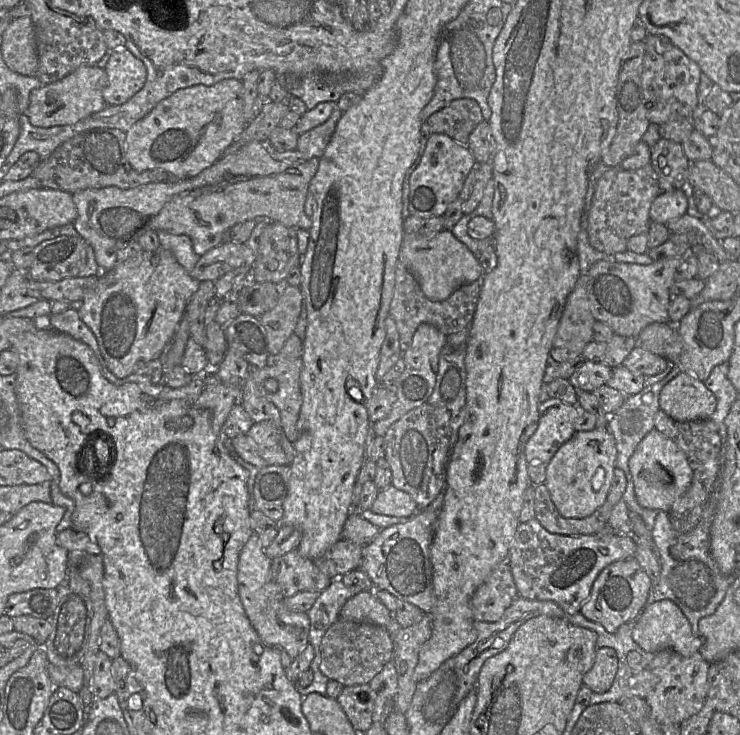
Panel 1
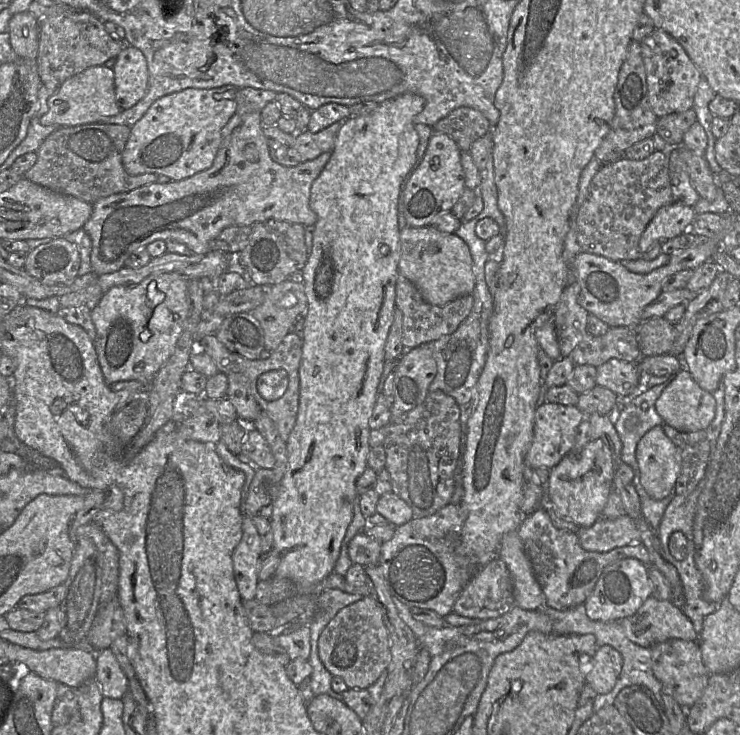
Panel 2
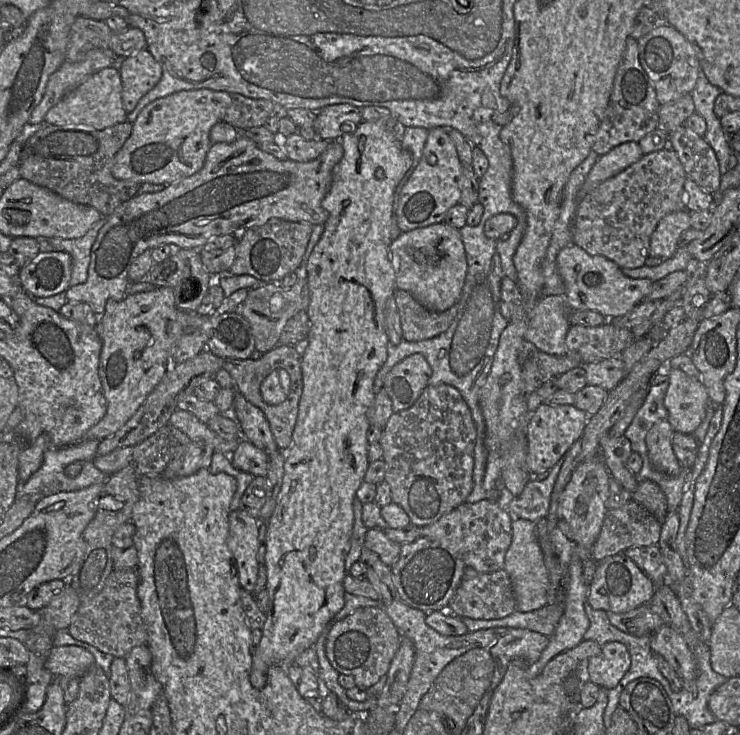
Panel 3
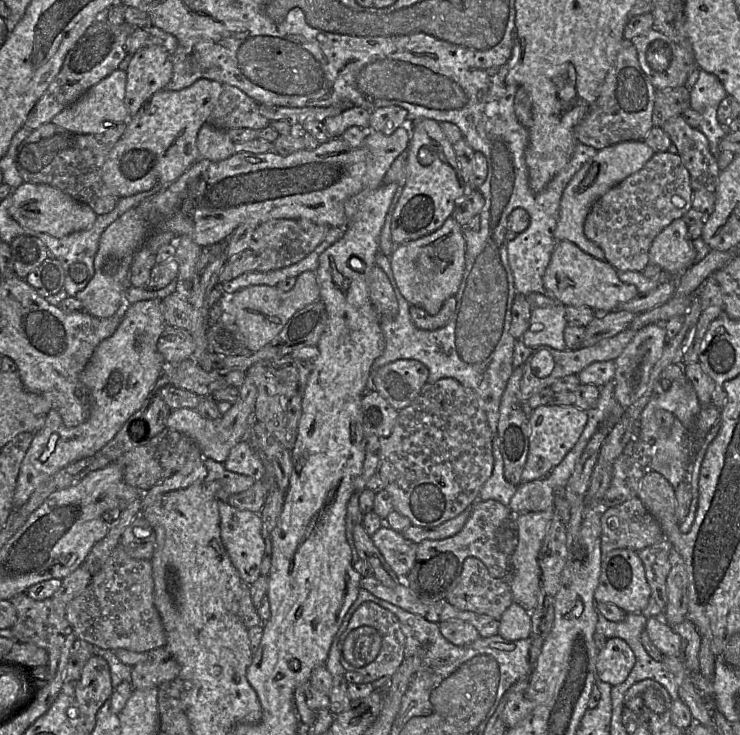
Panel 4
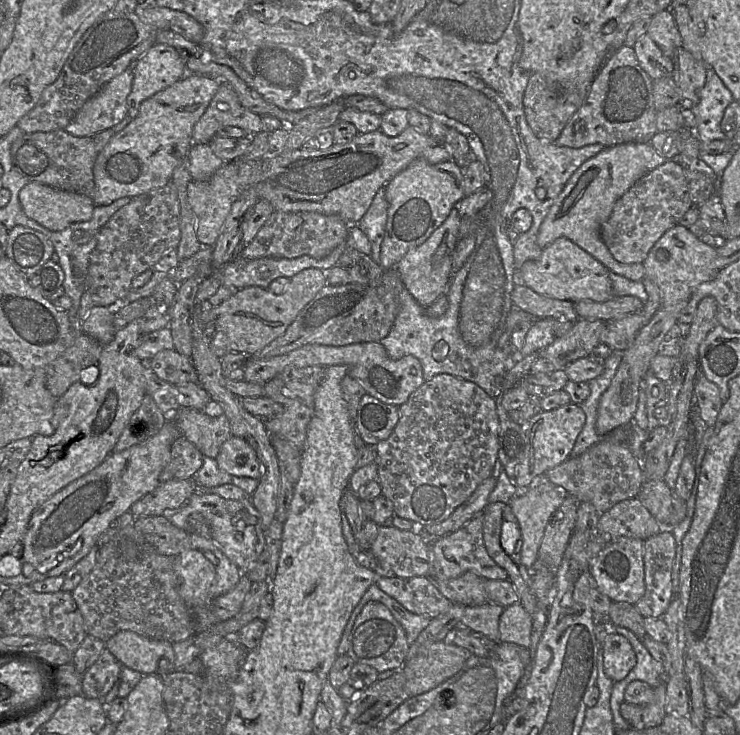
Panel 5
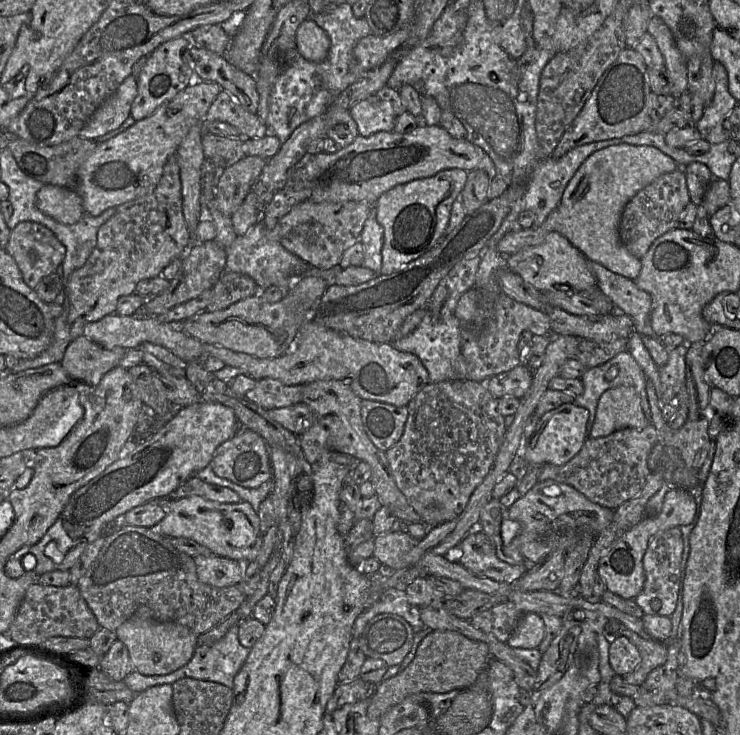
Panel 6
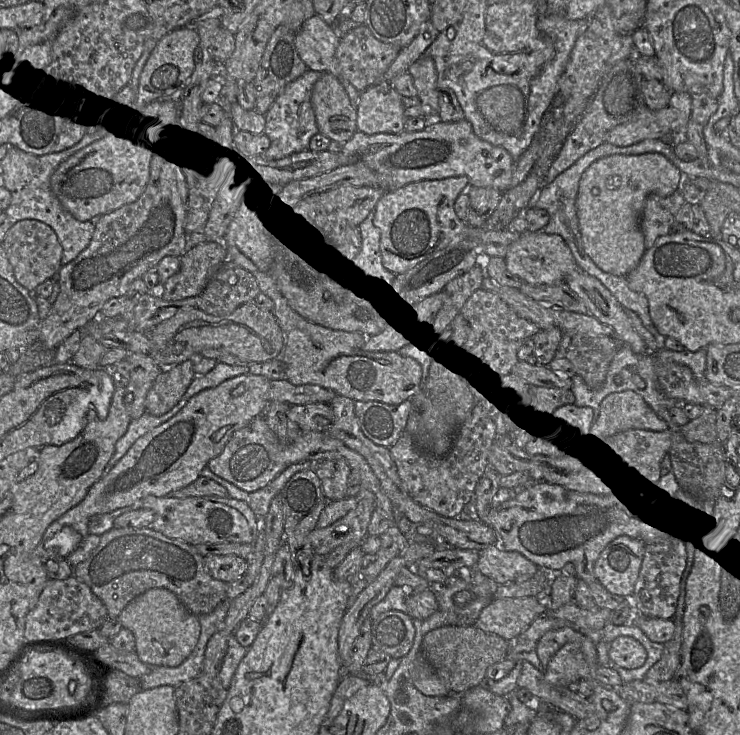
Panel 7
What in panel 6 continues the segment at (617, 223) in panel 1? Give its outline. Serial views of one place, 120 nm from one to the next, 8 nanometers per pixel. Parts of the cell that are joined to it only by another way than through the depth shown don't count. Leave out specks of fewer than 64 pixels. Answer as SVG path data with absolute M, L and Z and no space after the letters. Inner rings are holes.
M682 168L661 175L640 190L627 203L621 216L619 234L627 250L641 259L658 237L678 227L680 215L689 202L686 175Z

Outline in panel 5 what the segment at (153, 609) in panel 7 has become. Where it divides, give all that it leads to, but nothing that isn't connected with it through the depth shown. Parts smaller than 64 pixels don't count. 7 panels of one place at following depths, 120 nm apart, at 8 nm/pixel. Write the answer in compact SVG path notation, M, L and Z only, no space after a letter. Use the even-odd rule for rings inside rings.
M130 630L117 632L105 645L123 666L143 675L156 673L162 659L175 660L171 642L149 639Z

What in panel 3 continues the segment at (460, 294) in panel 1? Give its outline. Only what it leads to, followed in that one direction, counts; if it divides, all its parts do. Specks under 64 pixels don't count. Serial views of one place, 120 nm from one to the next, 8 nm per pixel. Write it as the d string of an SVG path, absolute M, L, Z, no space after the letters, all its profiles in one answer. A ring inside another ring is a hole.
M396 289L394 298L400 315L403 338L409 342L431 339L444 333L458 311L458 303L442 312L430 311L404 290Z

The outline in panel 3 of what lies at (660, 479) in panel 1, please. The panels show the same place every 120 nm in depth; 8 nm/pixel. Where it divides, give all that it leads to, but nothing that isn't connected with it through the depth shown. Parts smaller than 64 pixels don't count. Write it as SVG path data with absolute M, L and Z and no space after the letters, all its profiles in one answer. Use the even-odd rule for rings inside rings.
M665 419L655 424L645 438L653 469L670 476L675 476L682 470L672 447L673 433L671 424Z

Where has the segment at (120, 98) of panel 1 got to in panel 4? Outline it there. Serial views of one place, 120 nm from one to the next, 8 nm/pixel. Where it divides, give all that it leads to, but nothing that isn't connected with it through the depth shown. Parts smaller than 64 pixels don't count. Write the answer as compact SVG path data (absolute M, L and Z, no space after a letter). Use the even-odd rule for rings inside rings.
M158 45L144 47L132 55L126 73L124 103L130 116L133 116L152 95L165 89L171 80L171 53Z

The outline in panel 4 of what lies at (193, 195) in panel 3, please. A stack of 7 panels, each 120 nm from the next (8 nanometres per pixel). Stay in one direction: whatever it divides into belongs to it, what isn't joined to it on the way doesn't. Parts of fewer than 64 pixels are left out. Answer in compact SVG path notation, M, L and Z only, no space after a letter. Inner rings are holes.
M405 123L391 135L374 130L366 131L360 147L352 147L341 137L333 137L313 150L300 150L286 156L276 152L236 152L221 161L198 159L178 179L126 211L106 228L95 255L94 275L88 285L77 292L75 298L81 301L85 312L98 318L108 318L123 309L125 282L129 280L134 255L154 230L167 230L177 237L189 236L196 244L204 247L226 242L242 224L260 225L273 219L302 218L320 225L344 228L347 222L345 202L364 190L376 189L382 185L392 163L408 149L411 139L411 130Z

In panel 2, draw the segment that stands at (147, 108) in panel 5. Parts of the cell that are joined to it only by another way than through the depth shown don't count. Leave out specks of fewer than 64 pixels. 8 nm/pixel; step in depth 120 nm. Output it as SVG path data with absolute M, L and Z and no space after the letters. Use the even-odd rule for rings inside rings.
M225 85L217 88L187 88L178 92L173 92L155 100L145 114L130 129L130 135L122 153L122 164L124 170L130 175L144 173L155 173L168 176L171 180L181 180L193 176L194 174L210 168L214 162L216 154L222 143L222 129L236 113L237 102L236 93L238 88L234 85Z

